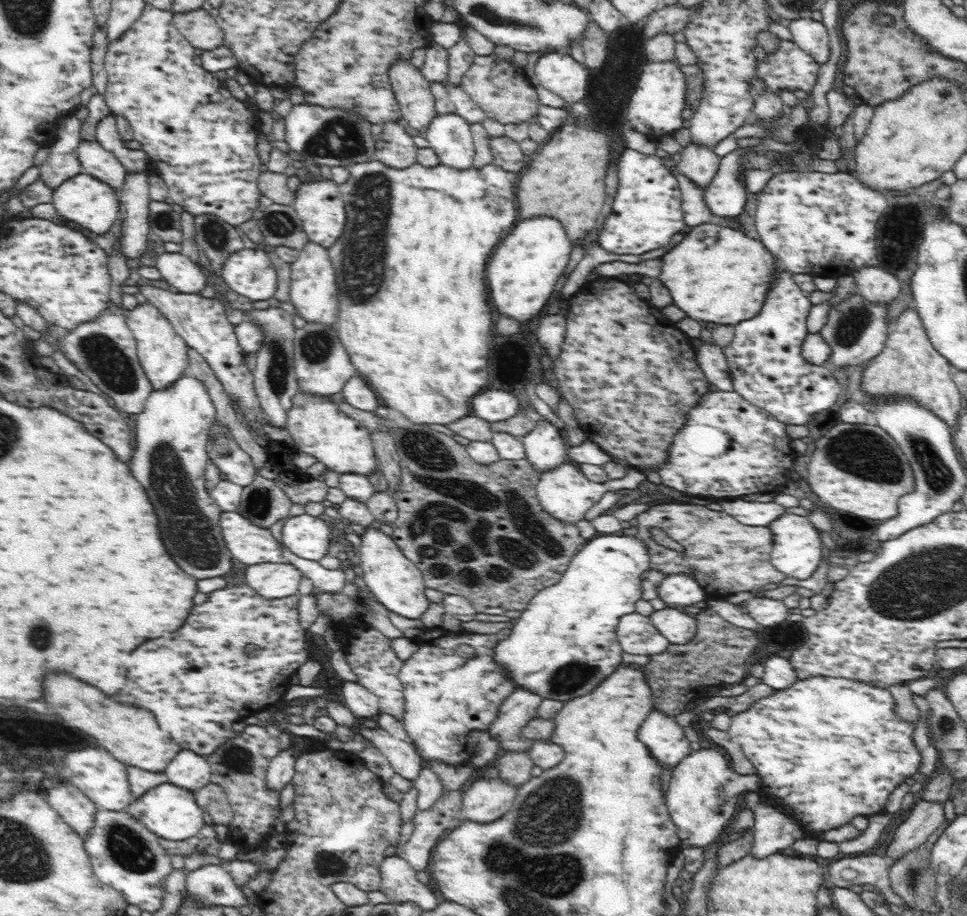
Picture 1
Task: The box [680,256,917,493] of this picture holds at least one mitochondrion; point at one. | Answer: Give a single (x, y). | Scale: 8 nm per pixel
(854, 444)

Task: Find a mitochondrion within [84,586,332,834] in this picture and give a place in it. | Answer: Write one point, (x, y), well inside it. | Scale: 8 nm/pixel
(237, 759)

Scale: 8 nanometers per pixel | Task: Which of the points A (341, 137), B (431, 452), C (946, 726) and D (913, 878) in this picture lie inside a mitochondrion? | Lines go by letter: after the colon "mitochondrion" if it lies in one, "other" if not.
A: mitochondrion
B: mitochondrion
C: mitochondrion
D: mitochondrion

